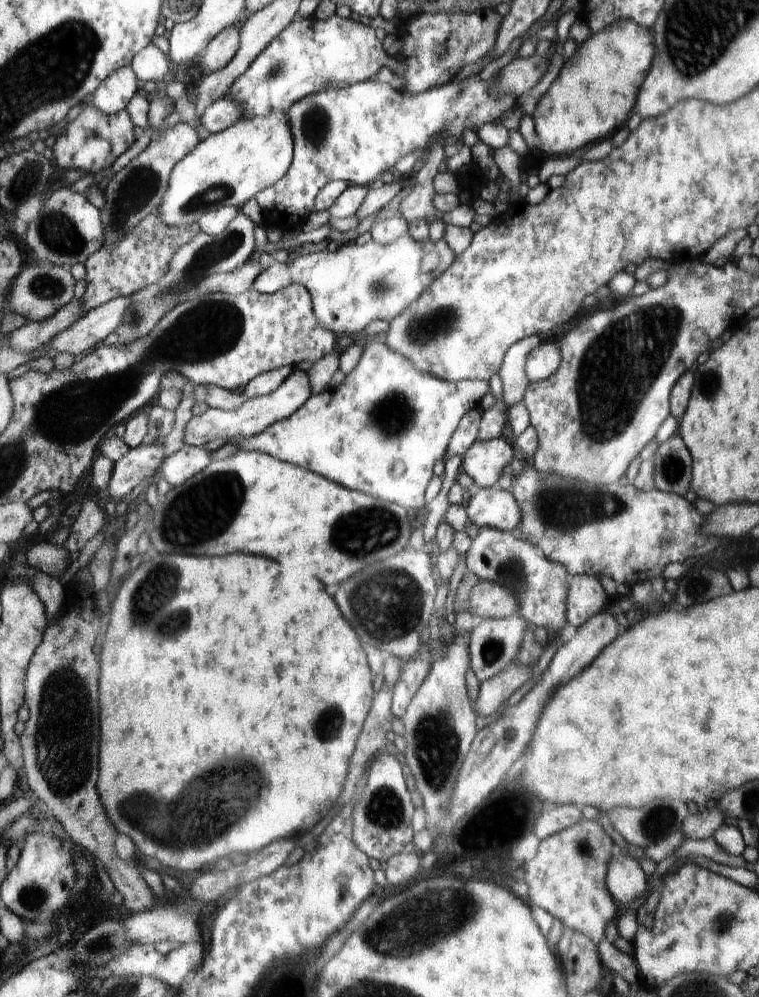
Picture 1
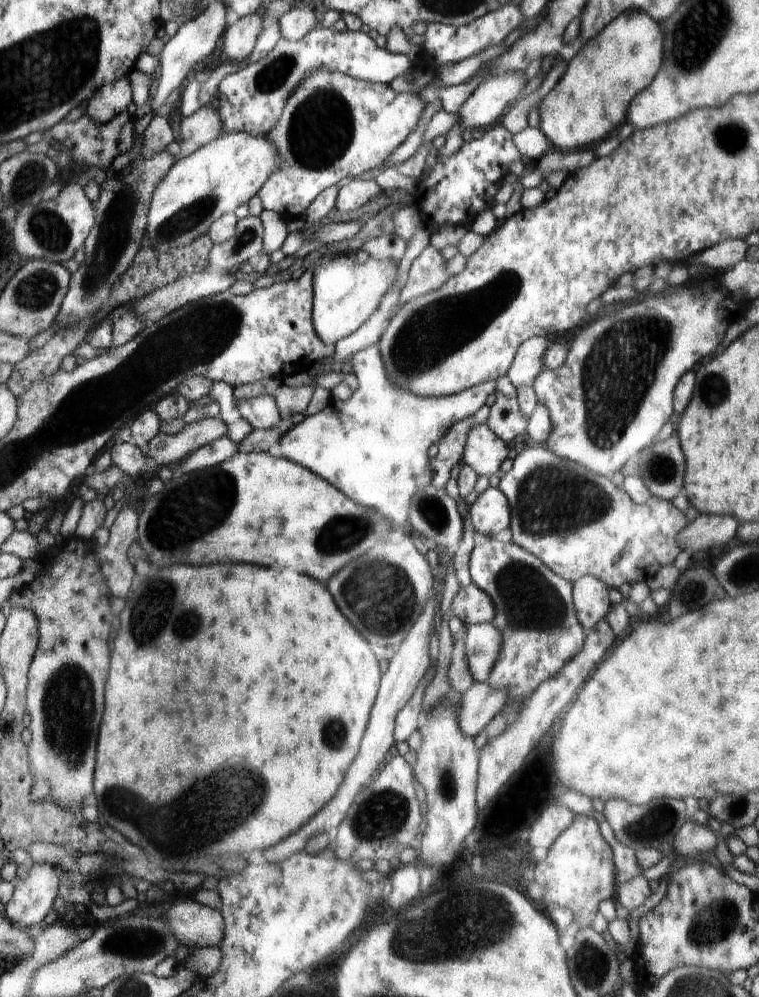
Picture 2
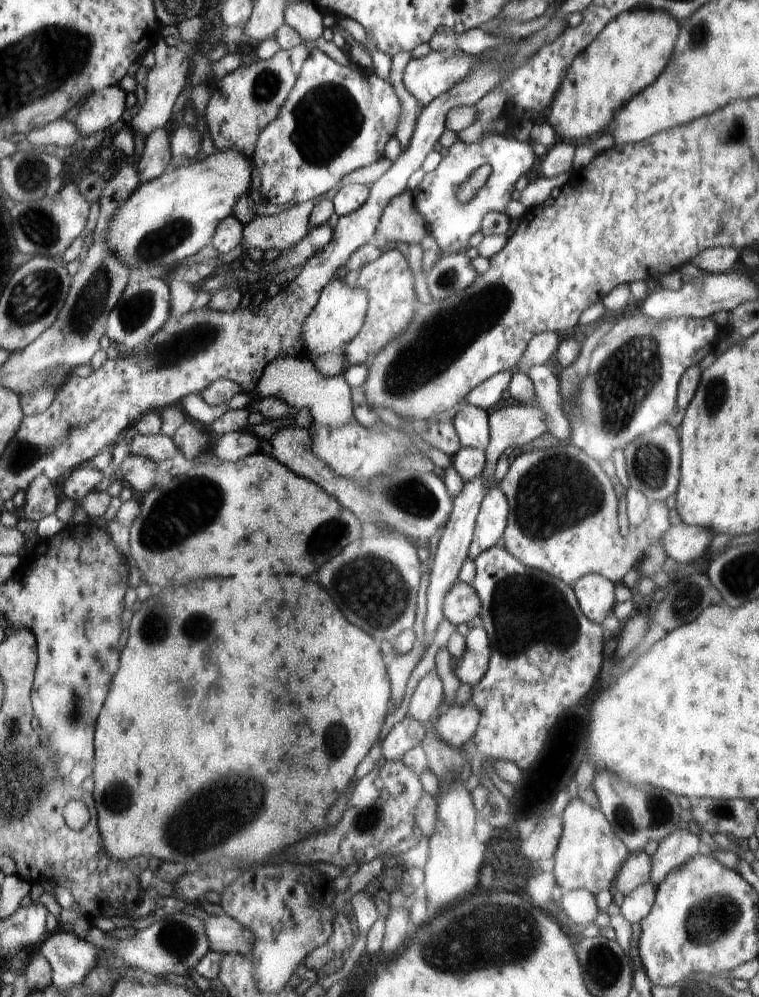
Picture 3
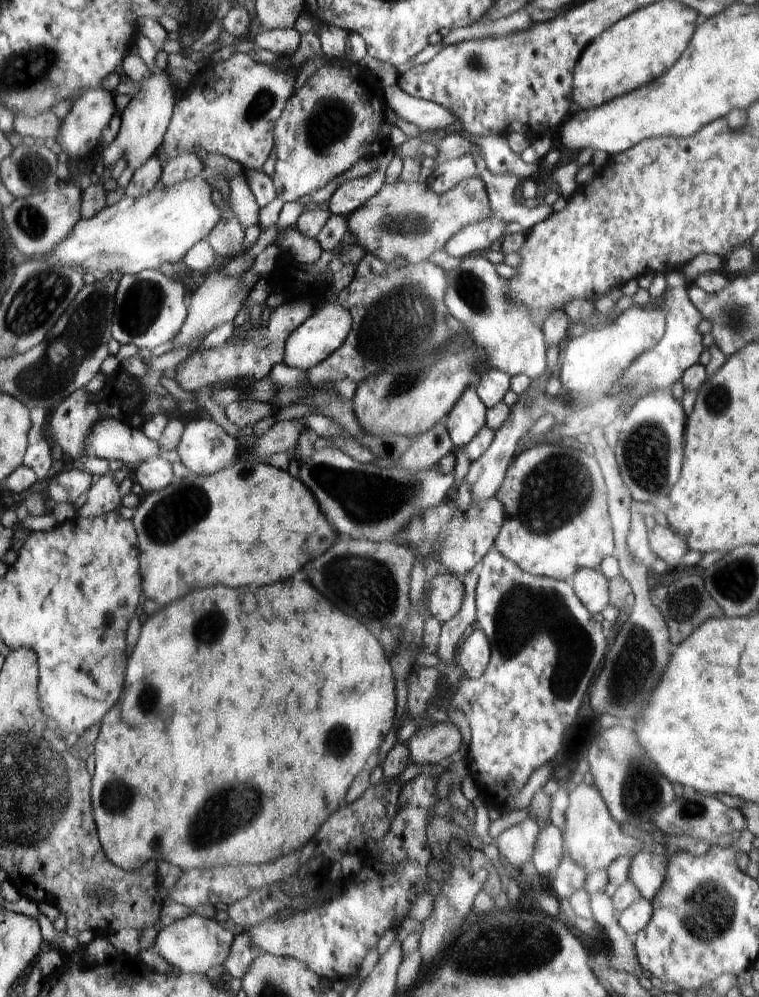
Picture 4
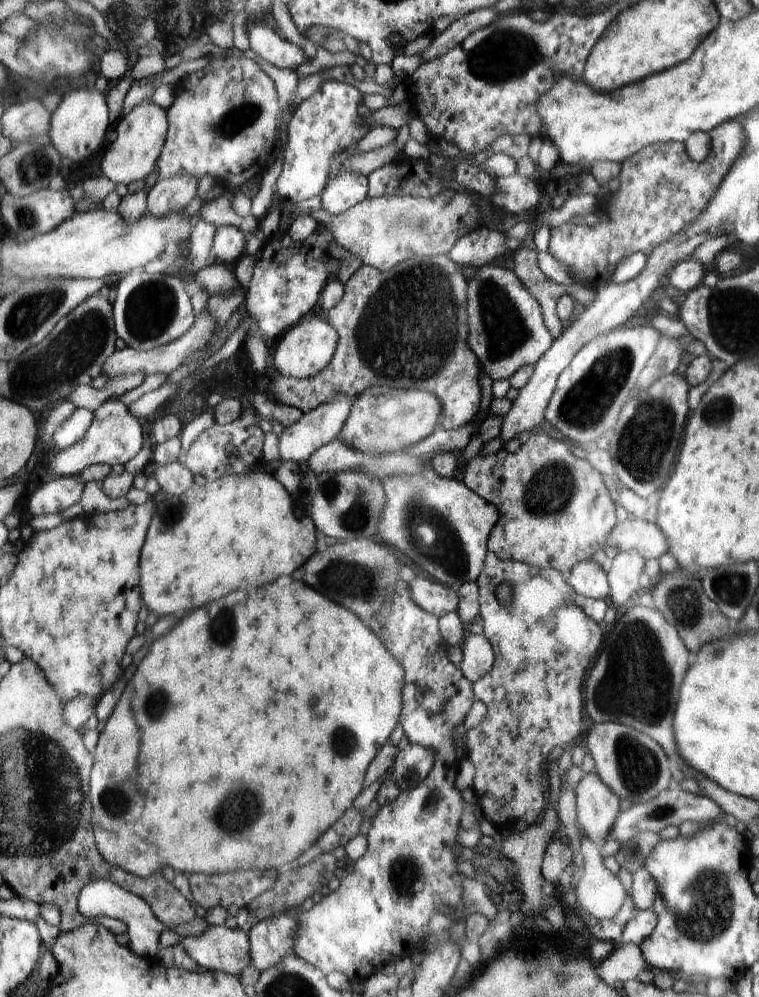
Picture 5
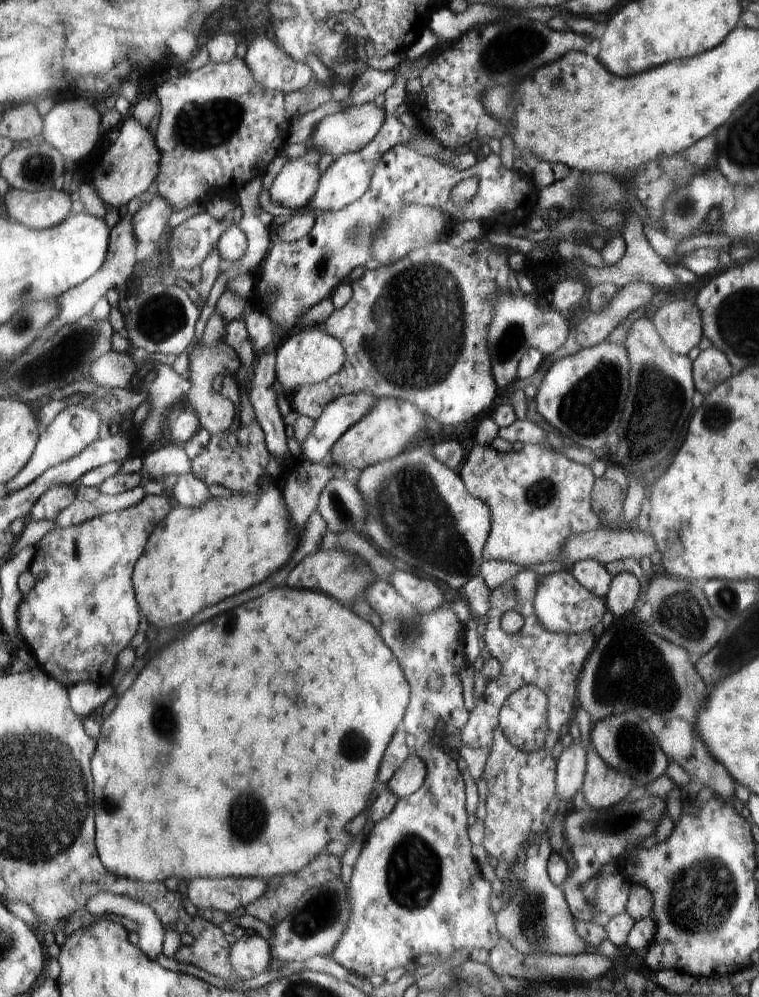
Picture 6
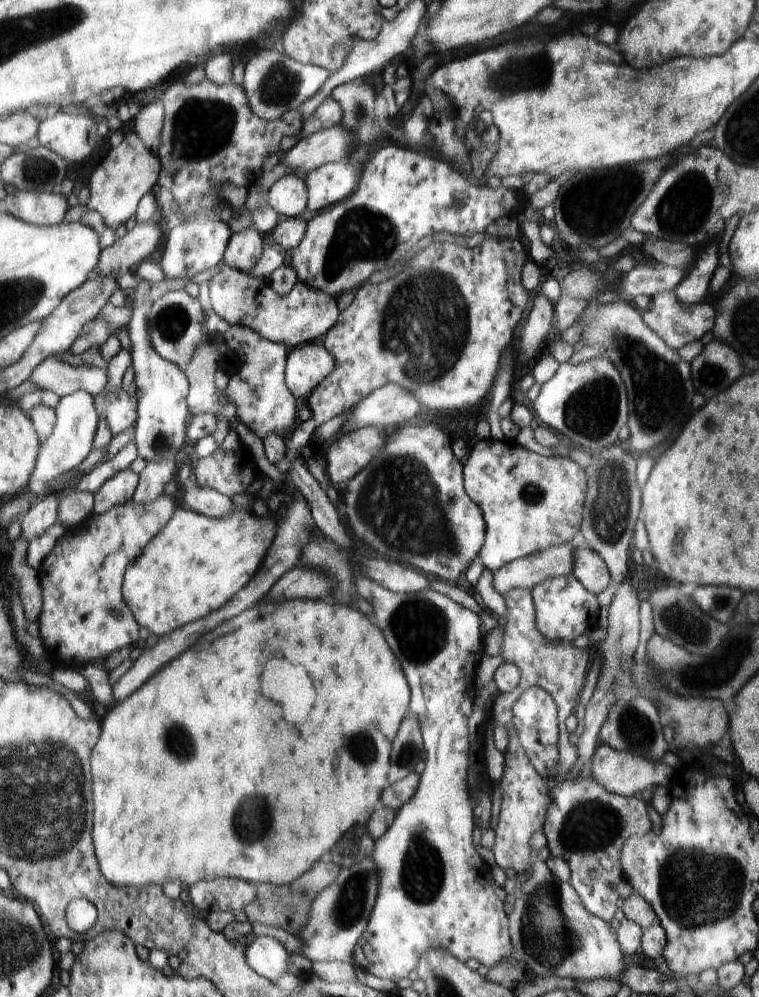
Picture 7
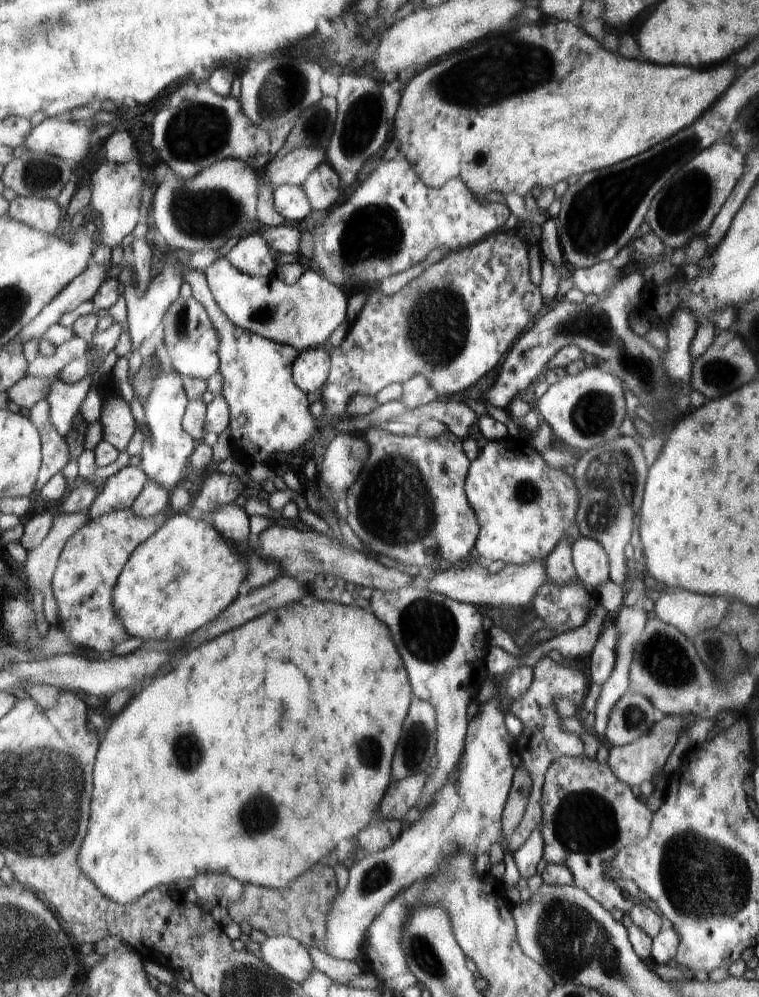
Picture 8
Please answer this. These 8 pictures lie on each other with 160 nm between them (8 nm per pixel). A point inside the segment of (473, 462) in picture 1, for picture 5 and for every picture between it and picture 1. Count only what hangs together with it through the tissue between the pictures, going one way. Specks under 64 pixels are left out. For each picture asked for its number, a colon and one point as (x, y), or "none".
2: (484, 451)
3: (471, 423)
4: (465, 422)
5: (396, 326)

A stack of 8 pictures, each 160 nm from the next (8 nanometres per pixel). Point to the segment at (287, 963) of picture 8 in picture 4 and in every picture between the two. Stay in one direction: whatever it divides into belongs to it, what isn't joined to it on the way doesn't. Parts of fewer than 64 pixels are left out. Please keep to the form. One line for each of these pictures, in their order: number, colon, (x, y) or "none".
4: (194, 944)
5: (219, 948)
6: (251, 955)
7: (268, 957)

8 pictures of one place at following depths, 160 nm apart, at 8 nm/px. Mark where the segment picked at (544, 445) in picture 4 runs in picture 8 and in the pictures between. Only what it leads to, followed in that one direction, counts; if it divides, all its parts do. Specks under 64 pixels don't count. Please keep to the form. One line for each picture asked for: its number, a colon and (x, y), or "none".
5: (556, 511)
6: (538, 498)
7: (530, 502)
8: (525, 509)

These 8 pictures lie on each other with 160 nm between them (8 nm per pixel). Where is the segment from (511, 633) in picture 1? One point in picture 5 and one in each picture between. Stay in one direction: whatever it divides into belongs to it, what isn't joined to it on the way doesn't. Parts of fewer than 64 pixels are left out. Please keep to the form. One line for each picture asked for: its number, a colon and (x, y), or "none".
2: (482, 642)
3: (472, 666)
4: (473, 656)
5: (478, 658)

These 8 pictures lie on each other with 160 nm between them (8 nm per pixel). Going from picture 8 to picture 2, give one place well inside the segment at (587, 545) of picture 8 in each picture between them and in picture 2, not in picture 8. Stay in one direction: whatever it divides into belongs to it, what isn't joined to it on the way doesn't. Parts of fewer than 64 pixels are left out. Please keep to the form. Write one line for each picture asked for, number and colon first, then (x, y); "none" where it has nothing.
2: (590, 597)
3: (595, 593)
4: (591, 587)
5: (587, 579)
6: (593, 576)
7: (590, 569)

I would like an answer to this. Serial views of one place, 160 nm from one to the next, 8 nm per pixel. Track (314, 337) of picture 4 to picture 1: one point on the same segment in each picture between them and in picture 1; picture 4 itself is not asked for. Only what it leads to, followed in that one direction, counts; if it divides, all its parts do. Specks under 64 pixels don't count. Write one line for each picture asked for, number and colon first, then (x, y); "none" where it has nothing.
1: (354, 285)
2: (346, 292)
3: (340, 312)

